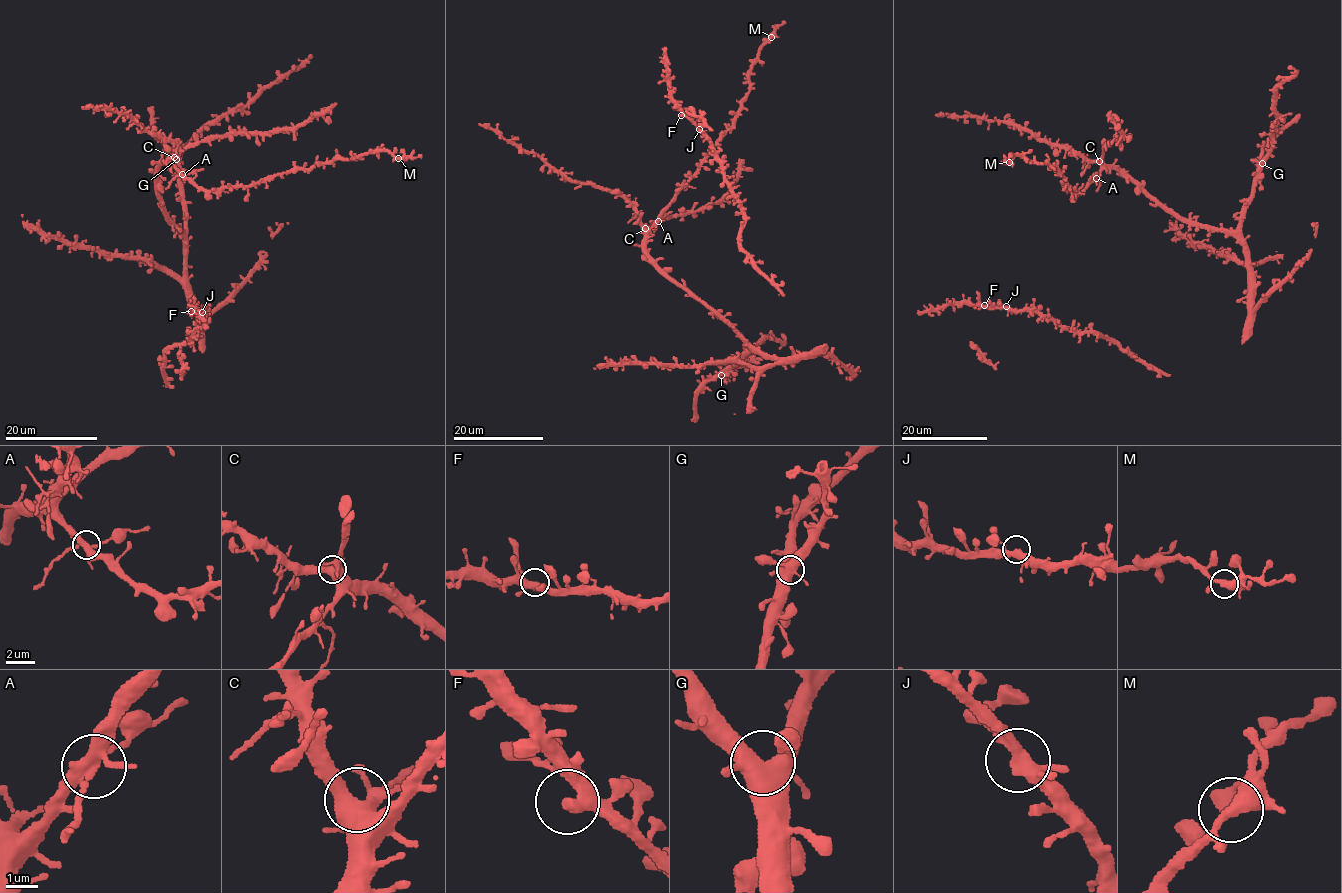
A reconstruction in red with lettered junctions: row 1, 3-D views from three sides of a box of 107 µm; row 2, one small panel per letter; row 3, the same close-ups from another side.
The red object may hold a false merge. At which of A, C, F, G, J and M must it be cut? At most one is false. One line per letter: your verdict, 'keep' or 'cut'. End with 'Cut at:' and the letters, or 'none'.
A: keep
C: keep
F: keep
G: keep
J: keep
M: keep
Cut at: none

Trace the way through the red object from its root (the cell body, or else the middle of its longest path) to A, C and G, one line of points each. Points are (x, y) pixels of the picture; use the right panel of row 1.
A: (1248, 264), (1248, 249), (1232, 235), (1190, 224), (1118, 170), (1100, 168), (1096, 177)
C: (1248, 264), (1248, 249), (1232, 235), (1190, 224), (1118, 170), (1104, 169), (1099, 161)
G: (1248, 264), (1248, 248), (1241, 232), (1241, 212), (1251, 195), (1255, 174), (1262, 163)

